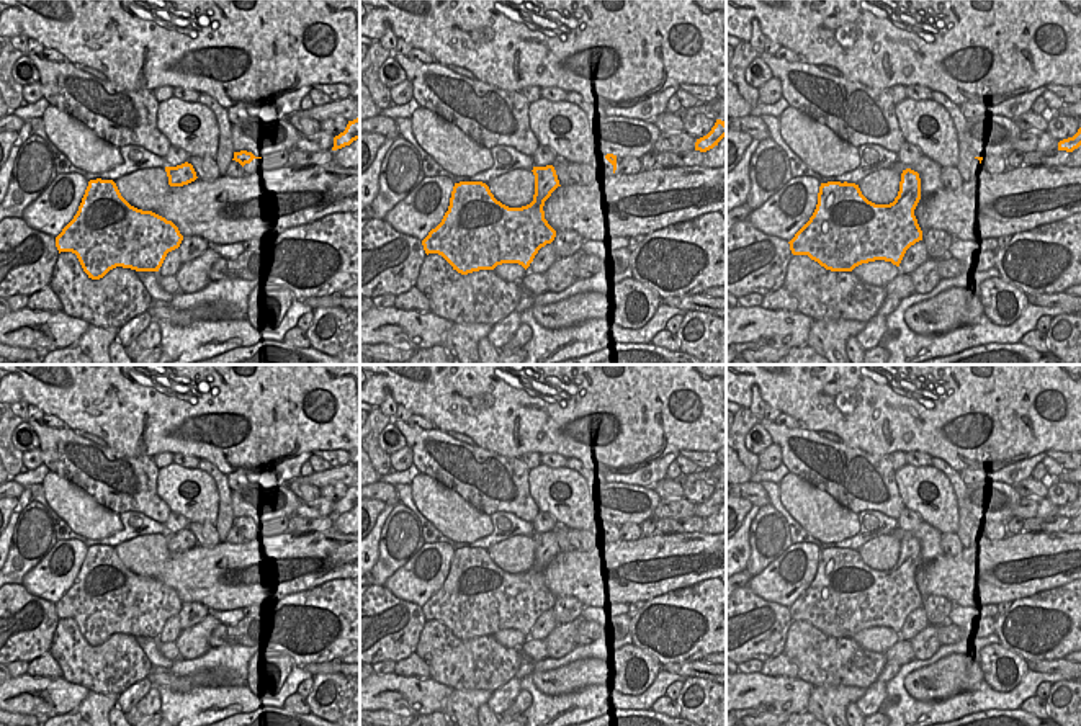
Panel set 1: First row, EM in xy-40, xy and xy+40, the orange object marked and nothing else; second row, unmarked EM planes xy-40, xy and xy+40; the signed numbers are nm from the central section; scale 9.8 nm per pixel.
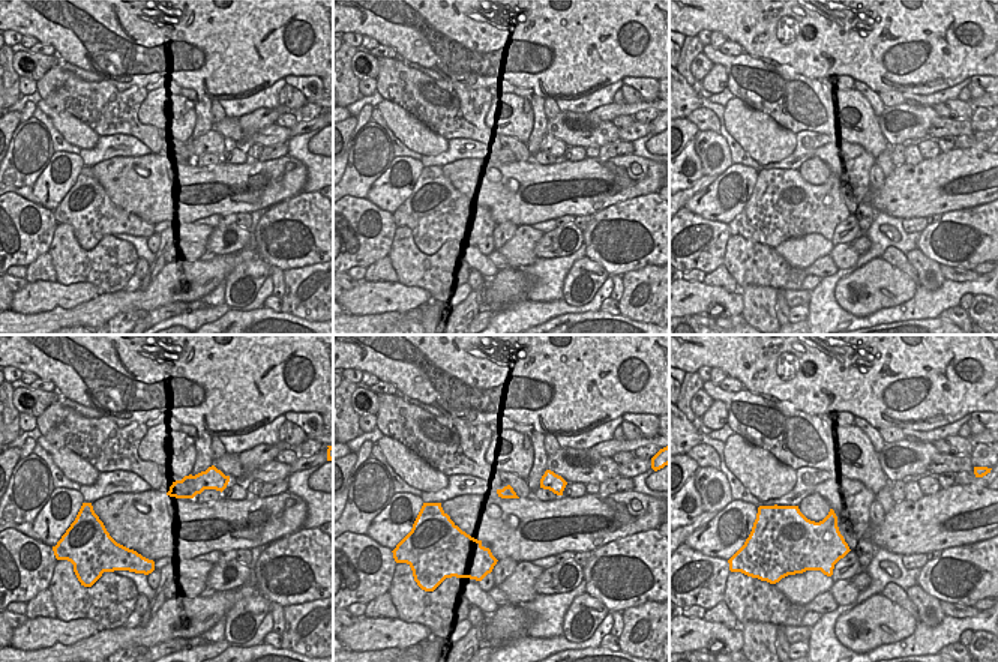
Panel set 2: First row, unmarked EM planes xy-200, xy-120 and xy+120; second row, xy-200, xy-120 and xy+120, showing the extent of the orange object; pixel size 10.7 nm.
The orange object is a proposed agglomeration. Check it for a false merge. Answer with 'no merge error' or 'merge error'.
merge error

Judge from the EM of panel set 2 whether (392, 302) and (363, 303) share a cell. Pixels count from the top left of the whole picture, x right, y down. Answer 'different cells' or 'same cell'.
same cell

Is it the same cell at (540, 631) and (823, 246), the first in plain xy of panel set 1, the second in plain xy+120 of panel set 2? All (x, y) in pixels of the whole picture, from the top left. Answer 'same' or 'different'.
different

